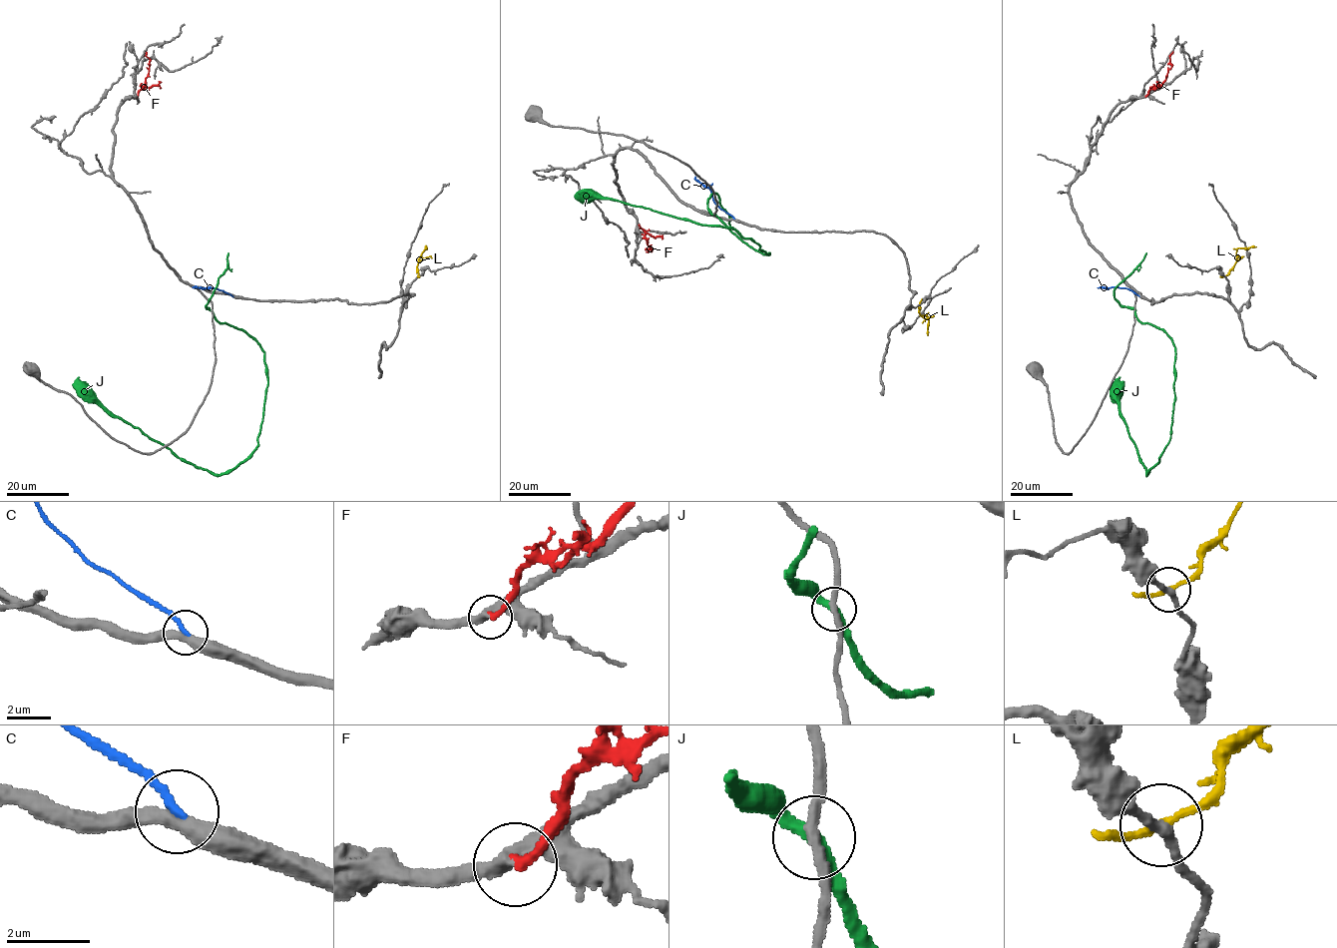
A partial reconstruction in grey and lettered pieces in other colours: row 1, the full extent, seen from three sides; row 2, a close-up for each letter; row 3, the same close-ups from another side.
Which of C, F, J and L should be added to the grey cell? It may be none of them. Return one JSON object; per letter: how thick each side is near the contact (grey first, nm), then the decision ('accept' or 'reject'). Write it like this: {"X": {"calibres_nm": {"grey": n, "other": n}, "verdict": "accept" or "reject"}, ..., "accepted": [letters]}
{"C": {"calibres_nm": {"grey": 440, "other": 190}, "verdict": "reject"}, "F": {"calibres_nm": {"grey": 320, "other": 240}, "verdict": "accept"}, "J": {"calibres_nm": {"grey": 240, "other": 320}, "verdict": "reject"}, "L": {"calibres_nm": {"grey": 240, "other": 170}, "verdict": "reject"}, "accepted": ["F"]}

